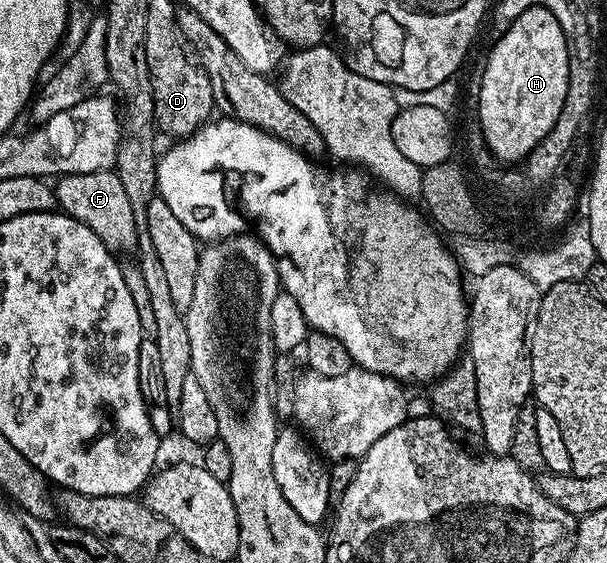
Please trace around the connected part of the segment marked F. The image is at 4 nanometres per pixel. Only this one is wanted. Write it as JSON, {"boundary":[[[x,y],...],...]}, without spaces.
{"boundary":[[[114,169],[93,171],[91,174],[77,174],[60,177],[54,185],[58,207],[66,215],[83,222],[103,242],[110,252],[136,251],[141,240],[139,218],[131,206],[127,190]]]}

